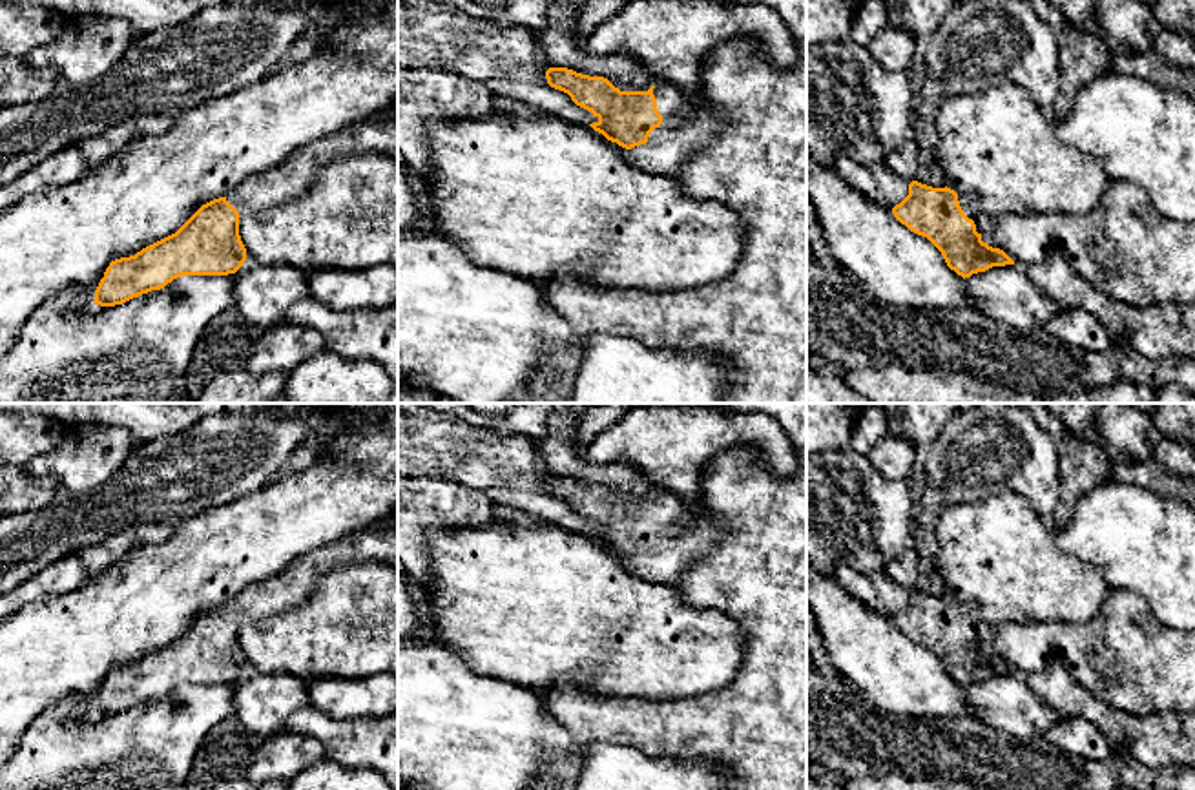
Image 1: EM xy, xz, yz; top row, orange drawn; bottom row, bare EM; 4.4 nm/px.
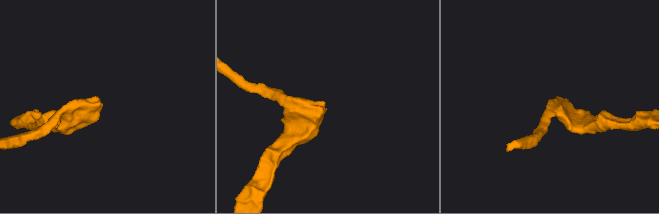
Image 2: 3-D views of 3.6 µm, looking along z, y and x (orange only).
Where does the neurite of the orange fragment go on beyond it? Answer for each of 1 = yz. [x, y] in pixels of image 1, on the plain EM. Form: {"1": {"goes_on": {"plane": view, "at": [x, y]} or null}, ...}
{"1": {"goes_on": {"plane": "yz", "at": [967, 610]}}}

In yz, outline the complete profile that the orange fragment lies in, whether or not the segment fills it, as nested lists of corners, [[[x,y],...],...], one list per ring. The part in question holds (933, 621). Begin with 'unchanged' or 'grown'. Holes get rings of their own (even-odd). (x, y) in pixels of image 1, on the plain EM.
grown | [[[912,589],[909,604],[892,622],[910,640],[927,646],[963,688],[992,675],[1014,673],[1003,659],[982,650],[994,628],[980,618],[976,602],[958,604],[947,595],[932,597]]]

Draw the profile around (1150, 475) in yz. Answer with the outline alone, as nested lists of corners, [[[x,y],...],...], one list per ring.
[[[1113,458],[1111,480],[1137,483],[1164,498],[1177,498],[1195,511],[1195,478],[1179,478],[1168,473],[1155,458],[1131,462],[1127,458]]]

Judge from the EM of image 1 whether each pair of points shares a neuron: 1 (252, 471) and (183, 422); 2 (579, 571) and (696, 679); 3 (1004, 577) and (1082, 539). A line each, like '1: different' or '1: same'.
1: different
2: same
3: different

